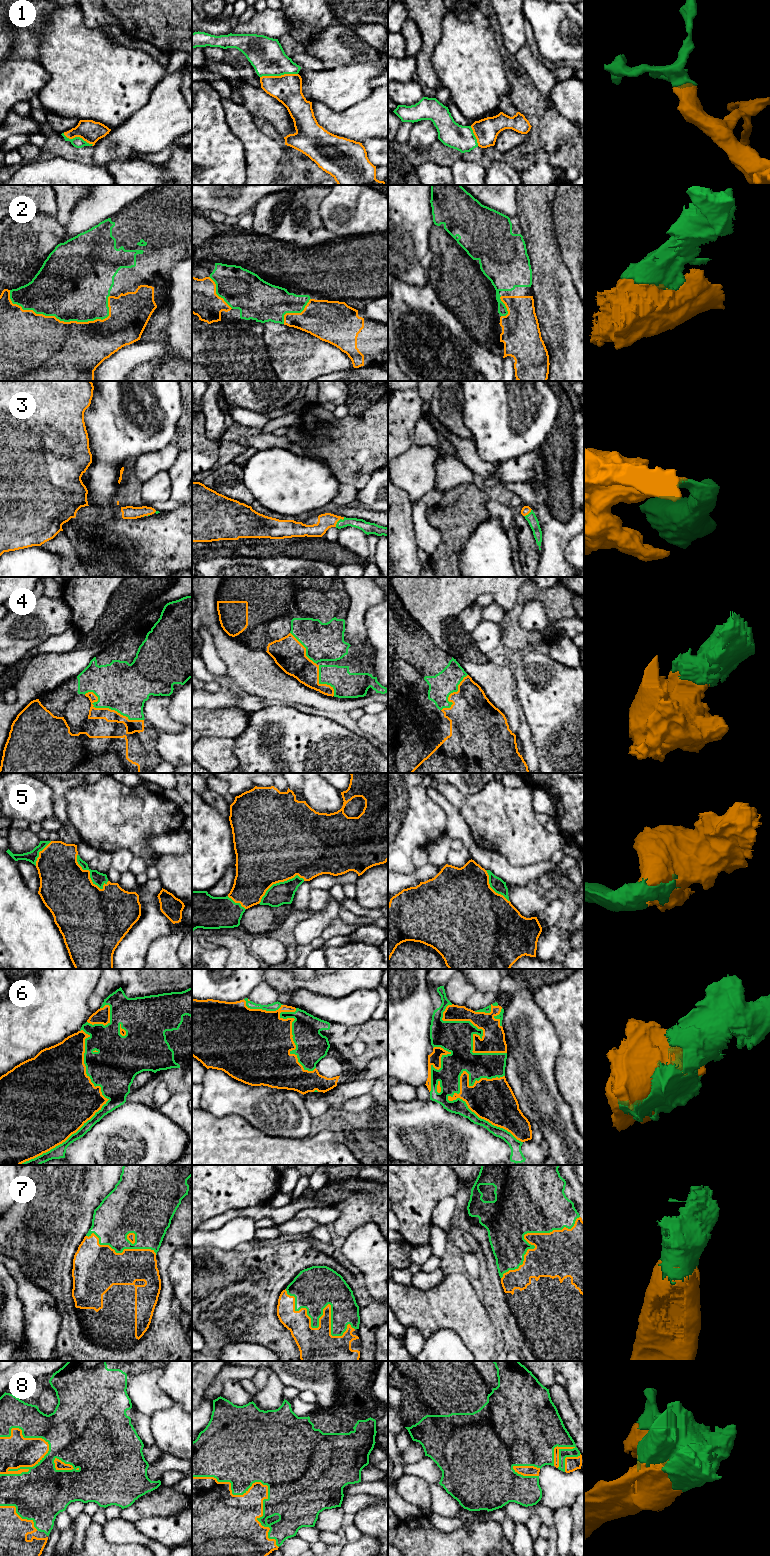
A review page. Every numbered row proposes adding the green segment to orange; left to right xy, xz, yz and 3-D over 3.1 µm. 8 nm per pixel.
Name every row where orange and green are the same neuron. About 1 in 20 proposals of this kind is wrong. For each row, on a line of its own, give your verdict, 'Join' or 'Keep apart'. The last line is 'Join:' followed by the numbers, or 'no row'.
1: Join
2: Join
3: Join
4: Join
5: Join
6: Join
7: Join
8: Join
Join: 1, 2, 3, 4, 5, 6, 7, 8

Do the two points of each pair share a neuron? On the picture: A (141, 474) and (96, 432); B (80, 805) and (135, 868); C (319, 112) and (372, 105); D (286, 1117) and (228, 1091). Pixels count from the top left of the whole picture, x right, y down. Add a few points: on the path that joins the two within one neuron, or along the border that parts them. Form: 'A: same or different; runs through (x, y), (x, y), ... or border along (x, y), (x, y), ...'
A: different; border along (158, 450), (143, 453), (136, 458)
B: different; border along (134, 857), (140, 857), (148, 866)
C: same; runs through (332, 117), (359, 117)
D: same; runs through (272, 1111), (242, 1099)

